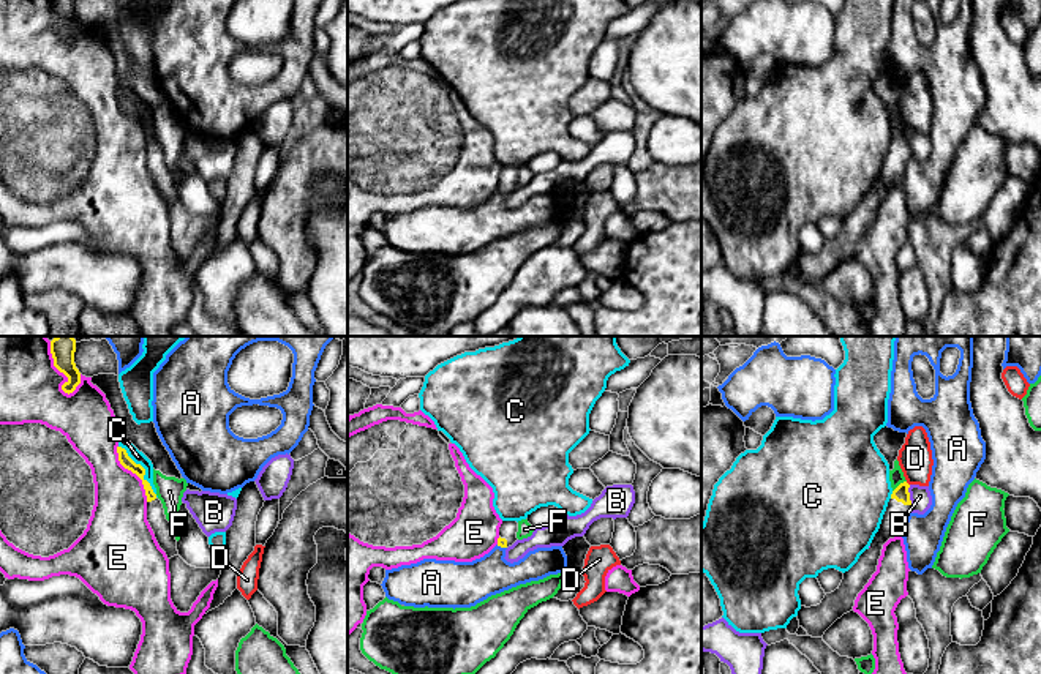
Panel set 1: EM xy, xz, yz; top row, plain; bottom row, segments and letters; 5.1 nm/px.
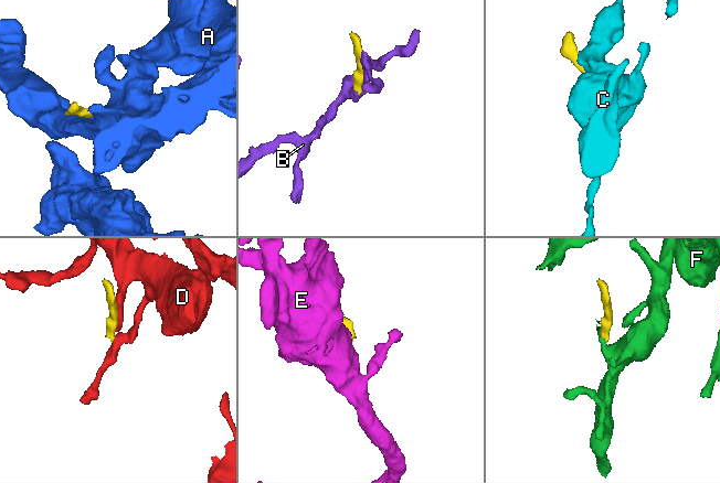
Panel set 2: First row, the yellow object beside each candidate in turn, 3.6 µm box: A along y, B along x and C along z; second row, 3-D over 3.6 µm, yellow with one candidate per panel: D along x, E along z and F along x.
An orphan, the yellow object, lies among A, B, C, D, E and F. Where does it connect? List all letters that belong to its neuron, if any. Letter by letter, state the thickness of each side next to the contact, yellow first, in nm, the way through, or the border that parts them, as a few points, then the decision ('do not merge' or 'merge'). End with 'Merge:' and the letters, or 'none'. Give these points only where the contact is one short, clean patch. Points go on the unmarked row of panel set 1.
A: 50/220 nm | along xz (496, 191), (506, 194) | do not merge
B: 80/110 nm | do not merge
C: 60/70 nm | along xy (119, 92), (144, 116), (144, 125), (157, 142) | do not merge
D: 80/180 nm | do not merge
E: 100/320 nm | do not merge
F: 80/80 nm | along yz (905, 127), (893, 138) | do not merge
Merge: none

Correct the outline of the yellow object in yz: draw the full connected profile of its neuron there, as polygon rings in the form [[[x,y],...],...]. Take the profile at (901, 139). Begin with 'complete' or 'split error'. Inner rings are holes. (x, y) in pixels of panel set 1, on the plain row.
split error | [[[904,128],[893,137],[870,194],[844,219],[840,232],[834,238],[826,240],[820,251],[810,254],[801,253],[798,257],[799,273],[802,273],[809,283],[821,284],[837,265],[853,257],[858,240],[877,218],[883,191],[889,185],[902,182],[905,167],[911,159],[908,134],[910,131]]]

